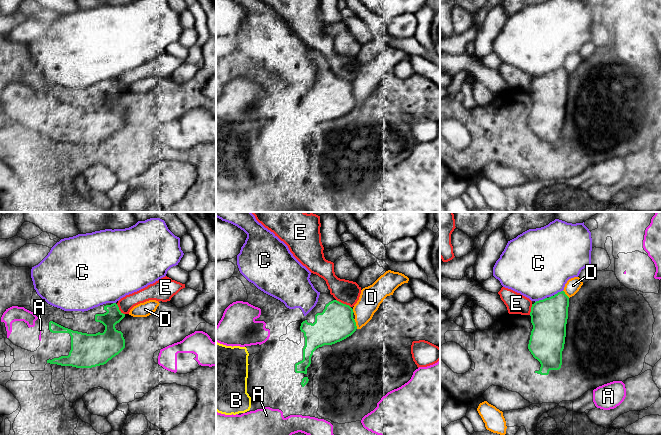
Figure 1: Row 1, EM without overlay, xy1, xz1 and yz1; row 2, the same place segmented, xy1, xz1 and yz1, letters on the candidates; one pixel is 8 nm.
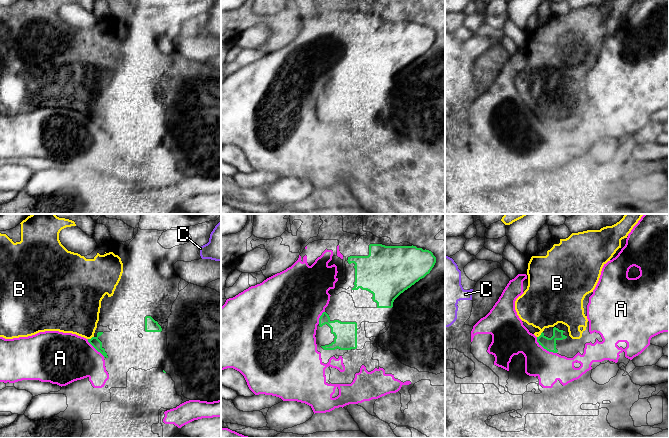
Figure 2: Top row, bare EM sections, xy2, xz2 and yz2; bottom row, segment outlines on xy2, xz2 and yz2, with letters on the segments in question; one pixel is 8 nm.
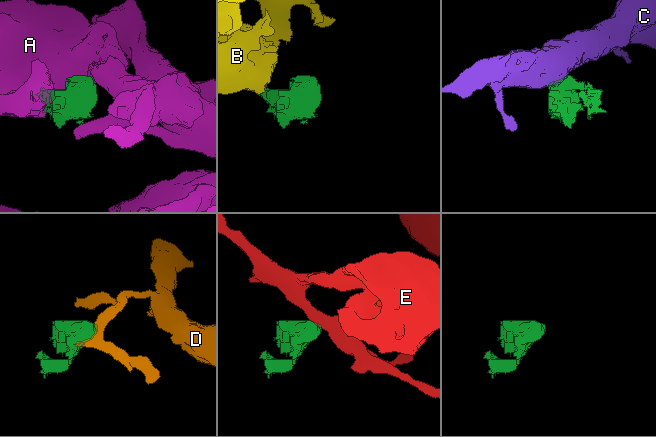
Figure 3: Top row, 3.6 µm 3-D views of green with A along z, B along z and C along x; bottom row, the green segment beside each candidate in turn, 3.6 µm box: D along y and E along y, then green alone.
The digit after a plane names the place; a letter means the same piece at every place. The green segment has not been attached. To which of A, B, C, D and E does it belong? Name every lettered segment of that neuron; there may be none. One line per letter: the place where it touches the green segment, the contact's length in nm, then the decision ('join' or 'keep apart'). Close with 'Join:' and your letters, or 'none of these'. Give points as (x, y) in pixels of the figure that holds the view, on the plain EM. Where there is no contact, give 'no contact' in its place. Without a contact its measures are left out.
A: contact yz2 (545, 124); length 220 nm; keep apart
B: contact yz2 (541, 110); length 70 nm; join
C: contact yz1 (540, 76); length 100 nm; keep apart
D: contact xz1 (355, 100); length 90 nm; keep apart
E: contact xz1 (342, 79); length 140 nm; keep apart
Join: B

